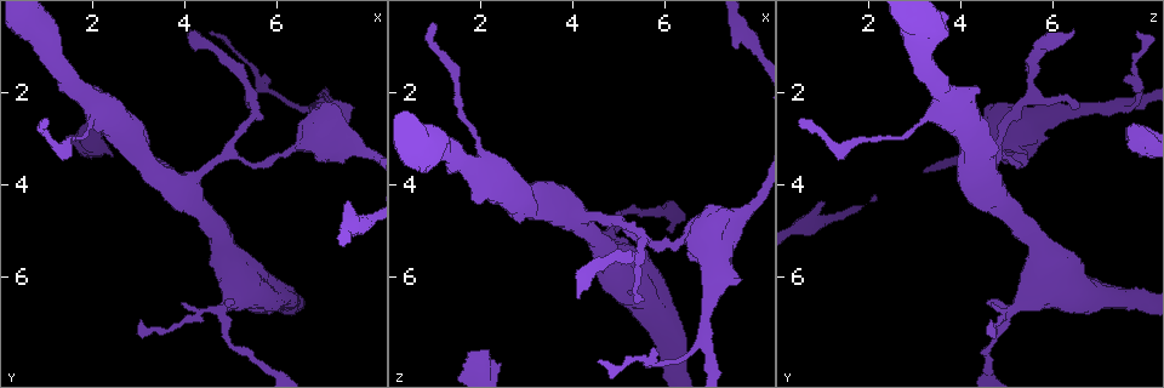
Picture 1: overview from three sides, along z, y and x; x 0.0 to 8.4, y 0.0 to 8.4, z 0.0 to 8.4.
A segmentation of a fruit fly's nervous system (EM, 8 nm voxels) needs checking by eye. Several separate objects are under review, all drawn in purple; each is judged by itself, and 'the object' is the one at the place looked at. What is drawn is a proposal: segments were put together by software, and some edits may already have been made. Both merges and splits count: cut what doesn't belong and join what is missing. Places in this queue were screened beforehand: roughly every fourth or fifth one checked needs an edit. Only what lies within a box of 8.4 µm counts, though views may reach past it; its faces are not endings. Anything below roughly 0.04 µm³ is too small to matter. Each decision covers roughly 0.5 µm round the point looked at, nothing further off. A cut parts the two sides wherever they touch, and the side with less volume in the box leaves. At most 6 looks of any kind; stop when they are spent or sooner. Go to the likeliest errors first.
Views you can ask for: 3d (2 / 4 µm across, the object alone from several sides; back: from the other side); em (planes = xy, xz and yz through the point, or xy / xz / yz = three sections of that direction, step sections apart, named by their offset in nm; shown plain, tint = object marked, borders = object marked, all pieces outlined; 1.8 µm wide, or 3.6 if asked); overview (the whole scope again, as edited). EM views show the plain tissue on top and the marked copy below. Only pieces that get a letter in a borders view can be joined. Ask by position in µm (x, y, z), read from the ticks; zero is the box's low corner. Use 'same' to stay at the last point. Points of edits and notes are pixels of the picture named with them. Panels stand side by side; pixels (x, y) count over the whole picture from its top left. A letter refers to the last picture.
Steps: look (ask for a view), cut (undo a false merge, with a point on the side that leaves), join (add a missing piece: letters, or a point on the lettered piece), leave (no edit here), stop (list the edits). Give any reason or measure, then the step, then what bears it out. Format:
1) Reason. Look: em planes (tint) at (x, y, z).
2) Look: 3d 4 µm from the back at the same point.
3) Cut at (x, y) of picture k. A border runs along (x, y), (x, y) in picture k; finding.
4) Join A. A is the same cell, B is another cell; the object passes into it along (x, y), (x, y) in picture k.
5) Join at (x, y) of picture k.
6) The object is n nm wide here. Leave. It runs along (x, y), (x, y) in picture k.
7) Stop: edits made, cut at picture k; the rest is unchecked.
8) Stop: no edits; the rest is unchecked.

Free end. Look: em xz step 8 (borders) at (4.10, 0.70, 6.50).

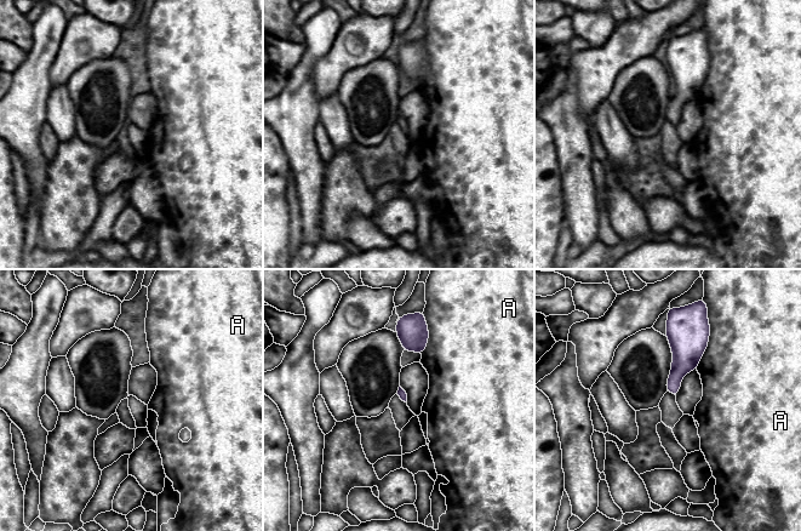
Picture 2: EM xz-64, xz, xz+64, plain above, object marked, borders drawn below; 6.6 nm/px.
Look: em planes (borders) at the same point.

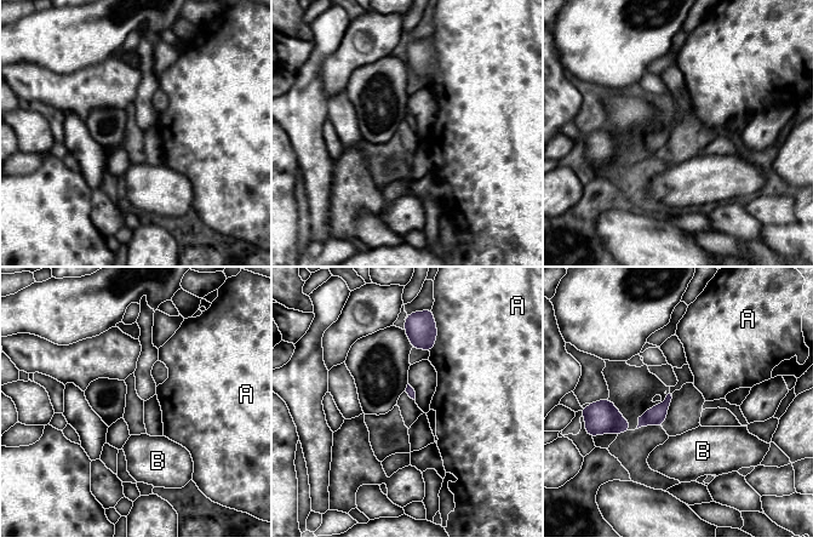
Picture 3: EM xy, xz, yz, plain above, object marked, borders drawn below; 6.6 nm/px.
Leave. A and B are other cells; a border runs along (435, 323), (436, 341), (429, 353) in picture 3; none of them fits.

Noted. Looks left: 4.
Long arm stops here. Look: 3d 4 µm at (2.05, 2.75, 7.60).

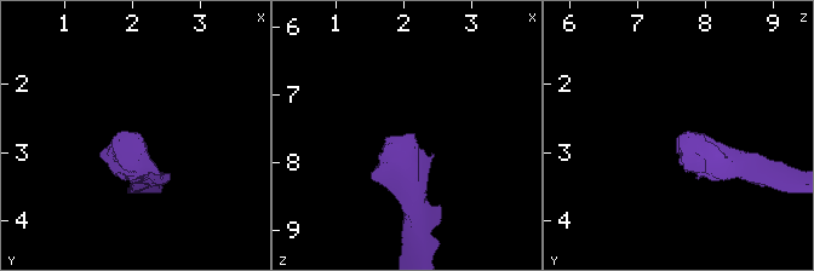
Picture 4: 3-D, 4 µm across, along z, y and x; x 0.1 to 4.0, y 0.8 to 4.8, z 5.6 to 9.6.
Now the EM. Look: em xy step 16 (tint) at (2.05, 2.75, 7.60).

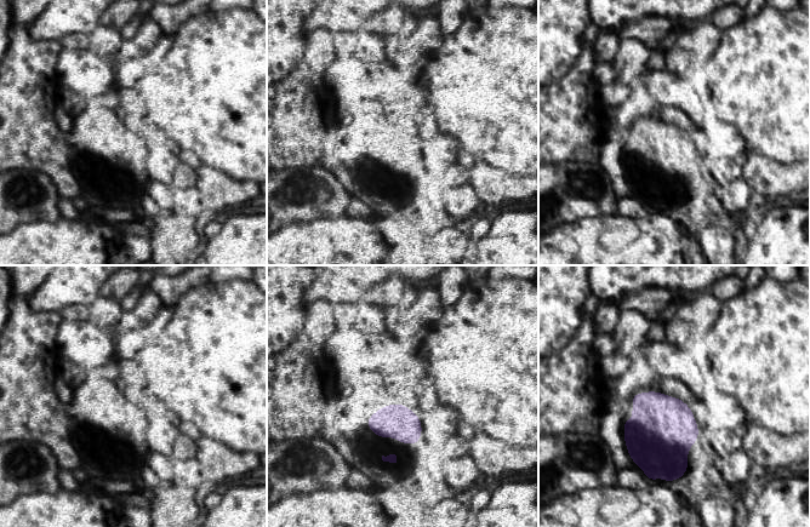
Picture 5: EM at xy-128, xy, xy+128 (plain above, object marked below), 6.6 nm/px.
Another direction. Look: em planes (borders) at the same point.

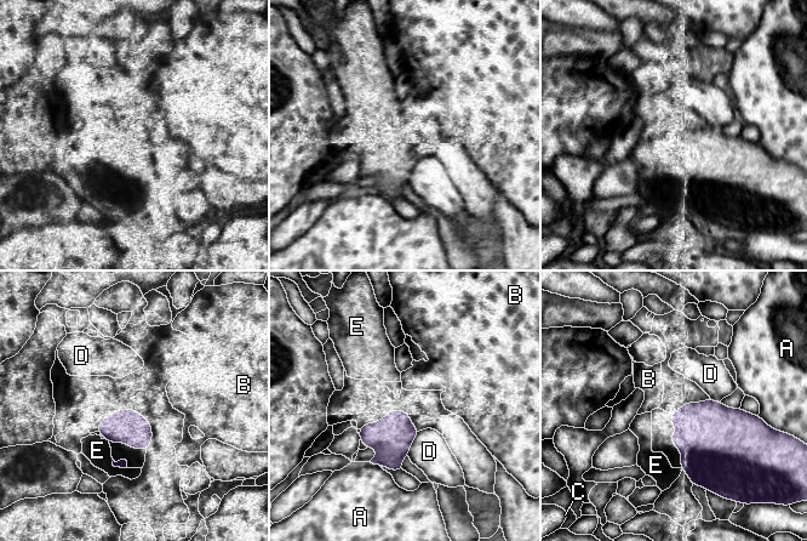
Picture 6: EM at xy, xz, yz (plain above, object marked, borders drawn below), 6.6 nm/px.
The longest contact is with D, 190 nm. Join E. E is the same cell, A, B, C and D are other cells; the neuron continues.

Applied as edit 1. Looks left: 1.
Stop: edits made, join at picture 6; the rest is unchecked.

